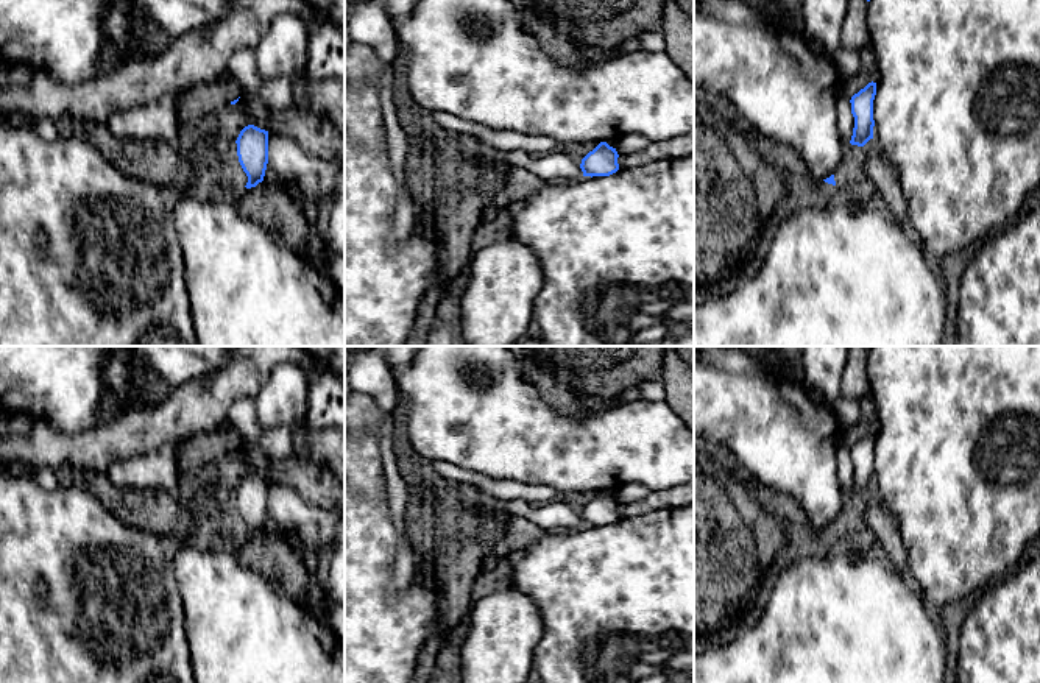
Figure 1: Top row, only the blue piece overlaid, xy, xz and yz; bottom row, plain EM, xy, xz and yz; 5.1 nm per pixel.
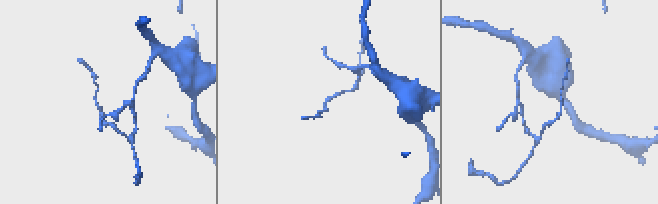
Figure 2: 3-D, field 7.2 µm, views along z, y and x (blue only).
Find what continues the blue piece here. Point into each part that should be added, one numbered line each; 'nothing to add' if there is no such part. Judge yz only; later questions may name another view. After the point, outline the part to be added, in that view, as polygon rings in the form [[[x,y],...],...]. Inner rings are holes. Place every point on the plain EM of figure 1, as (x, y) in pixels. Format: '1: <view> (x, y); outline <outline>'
nothing to add

